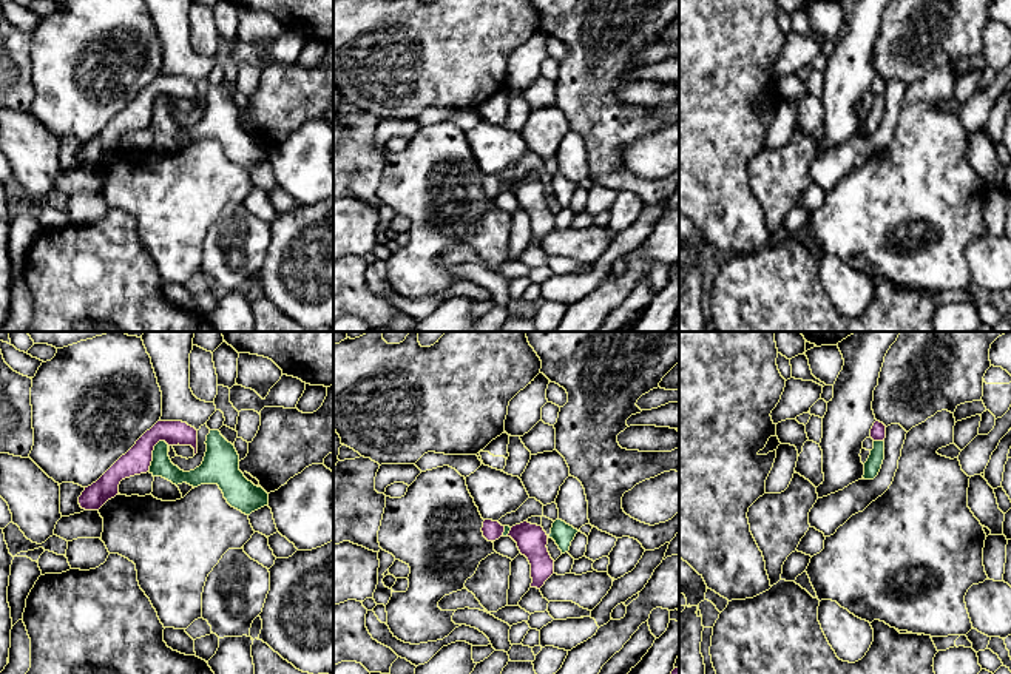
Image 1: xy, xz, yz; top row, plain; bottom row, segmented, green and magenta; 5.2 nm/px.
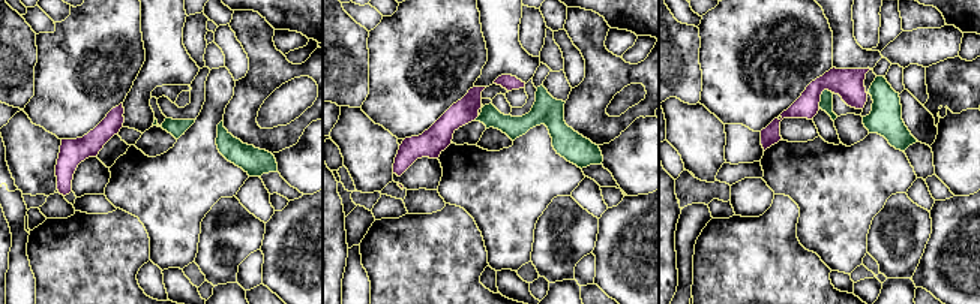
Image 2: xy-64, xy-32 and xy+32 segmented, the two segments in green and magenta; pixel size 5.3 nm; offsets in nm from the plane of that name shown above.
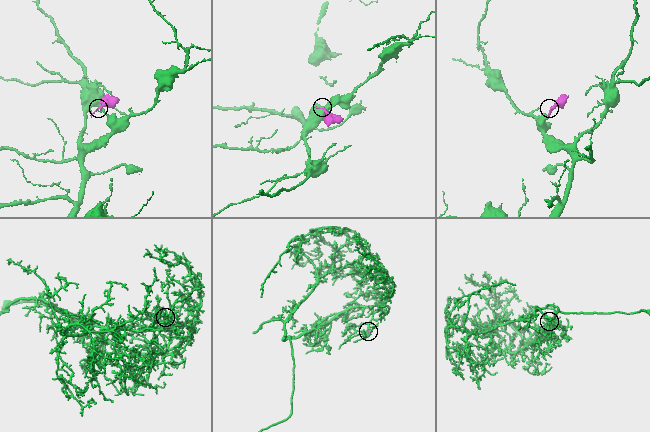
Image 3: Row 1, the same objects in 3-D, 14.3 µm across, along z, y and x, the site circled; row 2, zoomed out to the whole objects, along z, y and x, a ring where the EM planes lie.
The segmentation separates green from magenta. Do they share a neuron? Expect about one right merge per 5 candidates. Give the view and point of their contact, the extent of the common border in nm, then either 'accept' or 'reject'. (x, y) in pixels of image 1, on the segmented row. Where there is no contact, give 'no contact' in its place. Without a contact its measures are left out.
xy (153, 454) | 190 nm | reject

